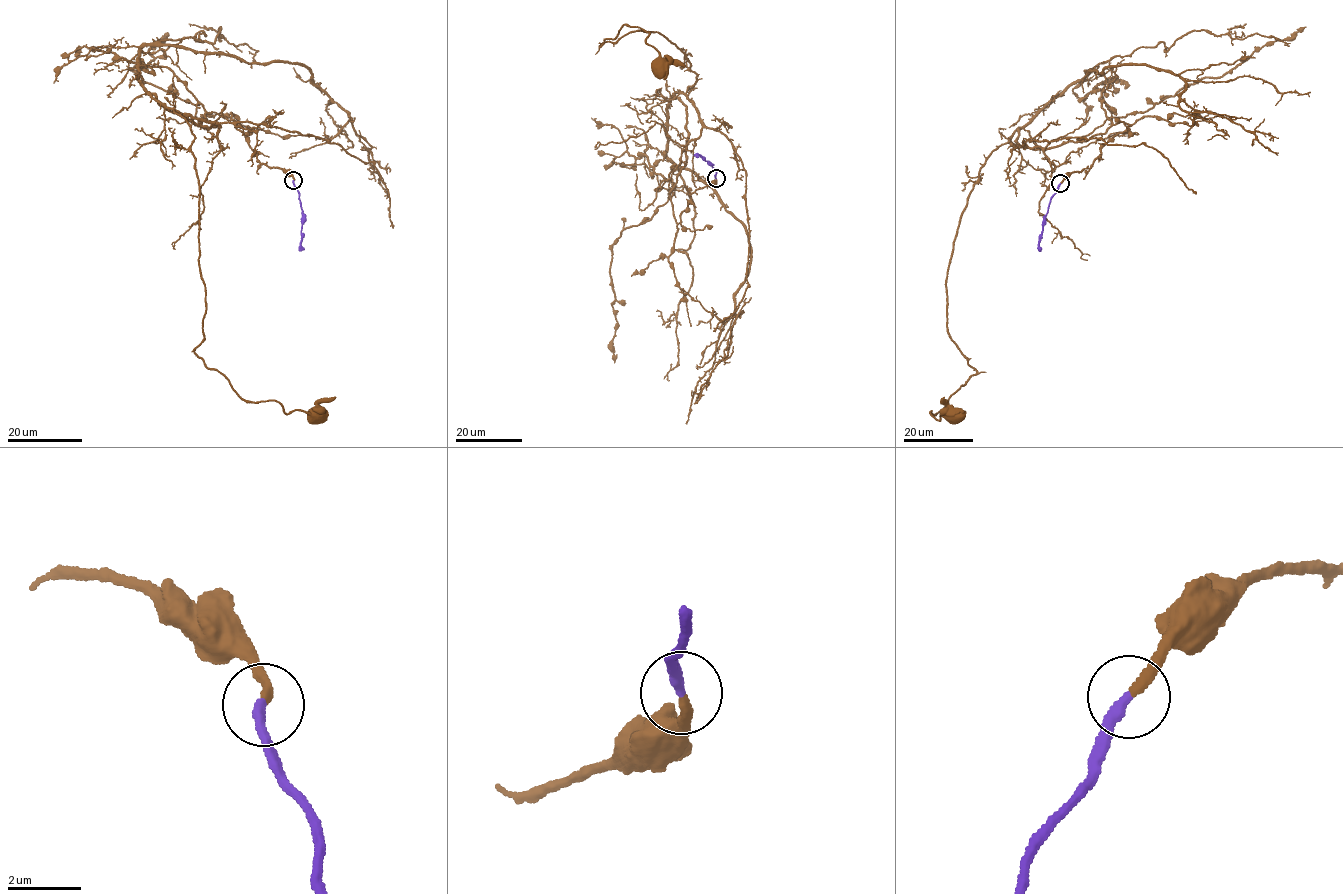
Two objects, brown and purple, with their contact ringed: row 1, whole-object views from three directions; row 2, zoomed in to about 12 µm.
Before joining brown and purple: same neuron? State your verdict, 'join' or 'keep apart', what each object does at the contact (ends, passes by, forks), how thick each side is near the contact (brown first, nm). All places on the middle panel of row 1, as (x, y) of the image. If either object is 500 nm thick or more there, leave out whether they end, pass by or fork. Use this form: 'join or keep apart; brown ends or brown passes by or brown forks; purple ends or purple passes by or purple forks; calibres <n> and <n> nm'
join; brown ends; purple ends; calibres 240 and 300 nm

